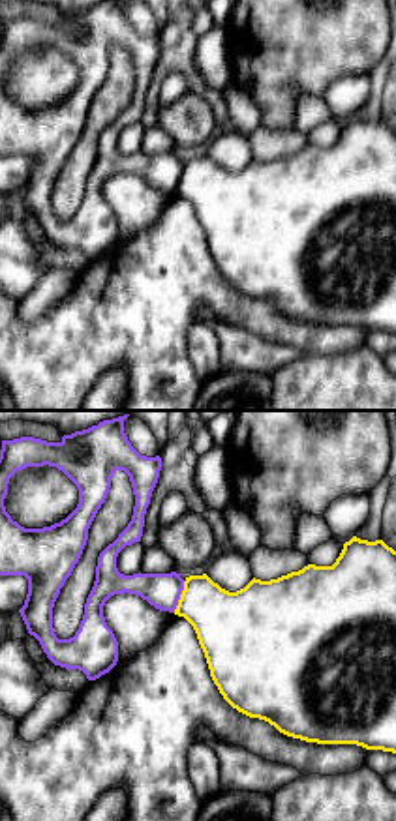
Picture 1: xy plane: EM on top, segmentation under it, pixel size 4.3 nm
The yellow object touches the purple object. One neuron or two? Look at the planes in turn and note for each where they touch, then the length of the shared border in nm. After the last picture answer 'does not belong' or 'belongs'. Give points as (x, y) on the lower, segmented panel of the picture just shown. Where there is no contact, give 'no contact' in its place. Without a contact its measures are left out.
(181, 597) | 140 nm

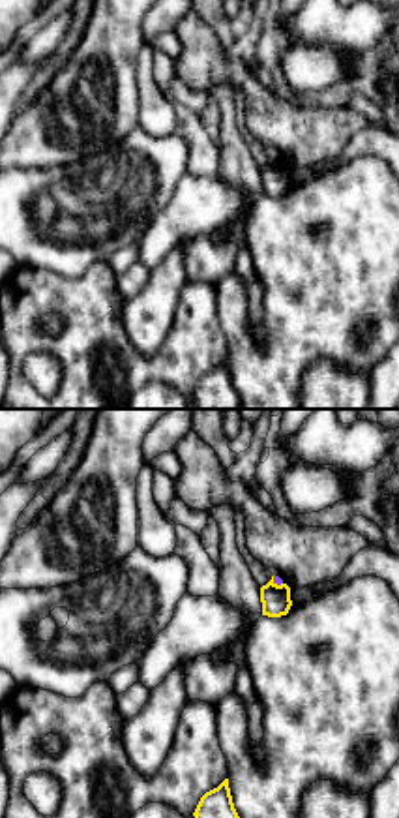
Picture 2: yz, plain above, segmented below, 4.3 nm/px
(276, 584) | 60 nm

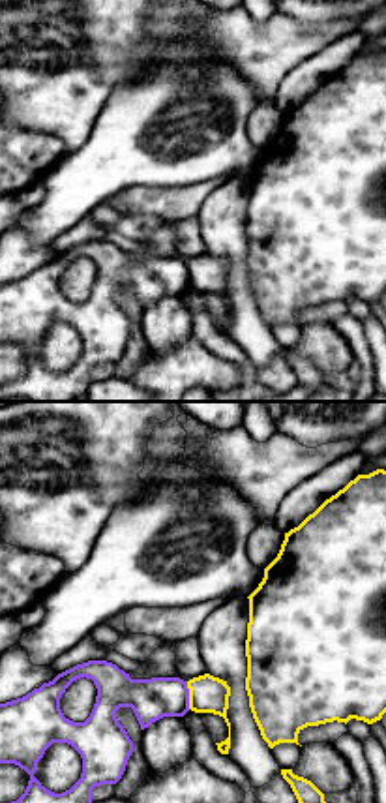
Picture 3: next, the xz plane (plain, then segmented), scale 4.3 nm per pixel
(190, 695) | 120 nm

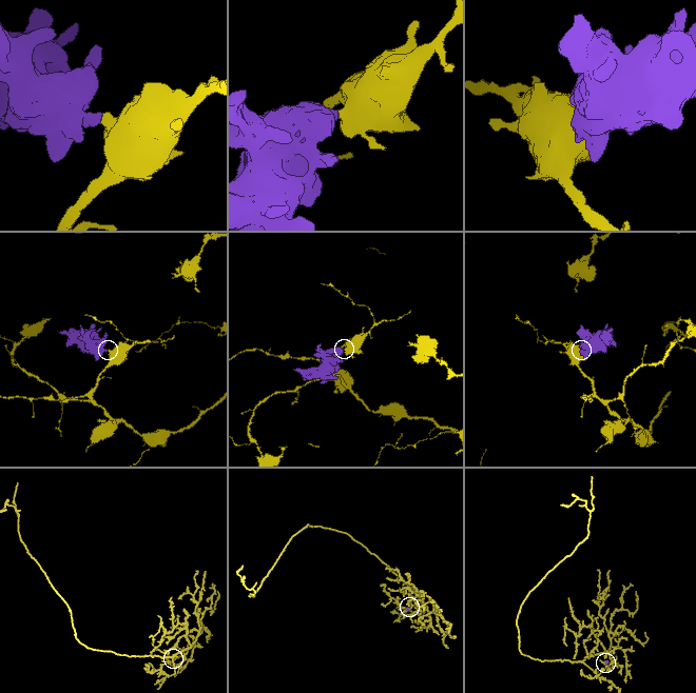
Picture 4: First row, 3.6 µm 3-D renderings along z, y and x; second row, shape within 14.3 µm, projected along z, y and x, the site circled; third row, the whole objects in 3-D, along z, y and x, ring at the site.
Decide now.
does not belong

